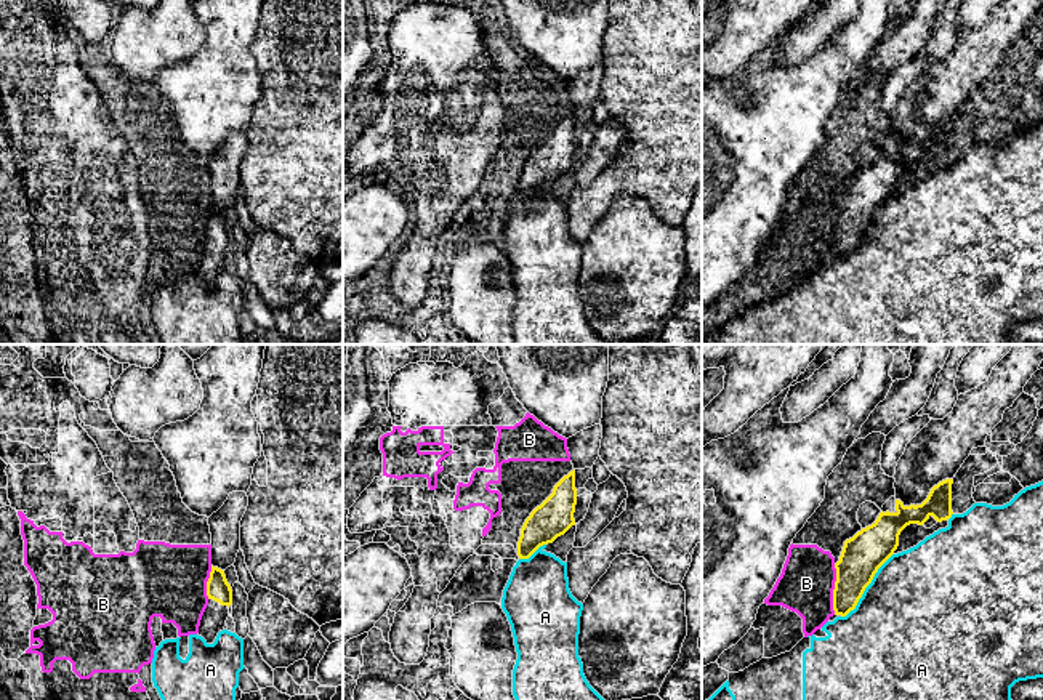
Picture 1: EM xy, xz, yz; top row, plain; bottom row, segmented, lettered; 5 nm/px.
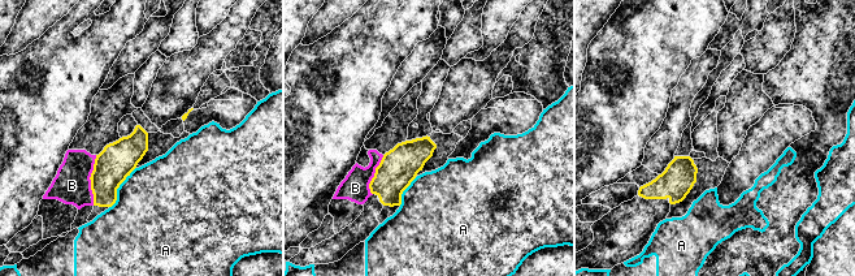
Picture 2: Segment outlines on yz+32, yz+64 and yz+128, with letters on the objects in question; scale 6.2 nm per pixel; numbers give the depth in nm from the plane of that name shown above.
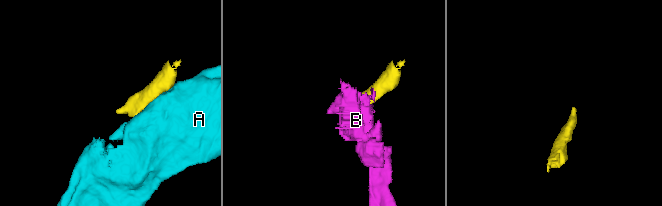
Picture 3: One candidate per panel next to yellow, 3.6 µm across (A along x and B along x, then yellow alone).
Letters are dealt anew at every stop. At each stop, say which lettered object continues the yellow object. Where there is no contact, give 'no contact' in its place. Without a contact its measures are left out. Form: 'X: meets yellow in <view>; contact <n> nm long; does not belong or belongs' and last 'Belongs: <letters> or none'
A: meets yellow in yz; contact 420 nm long; does not belong
B: meets yellow in yz; contact 260 nm long; does not belong
Belongs: none

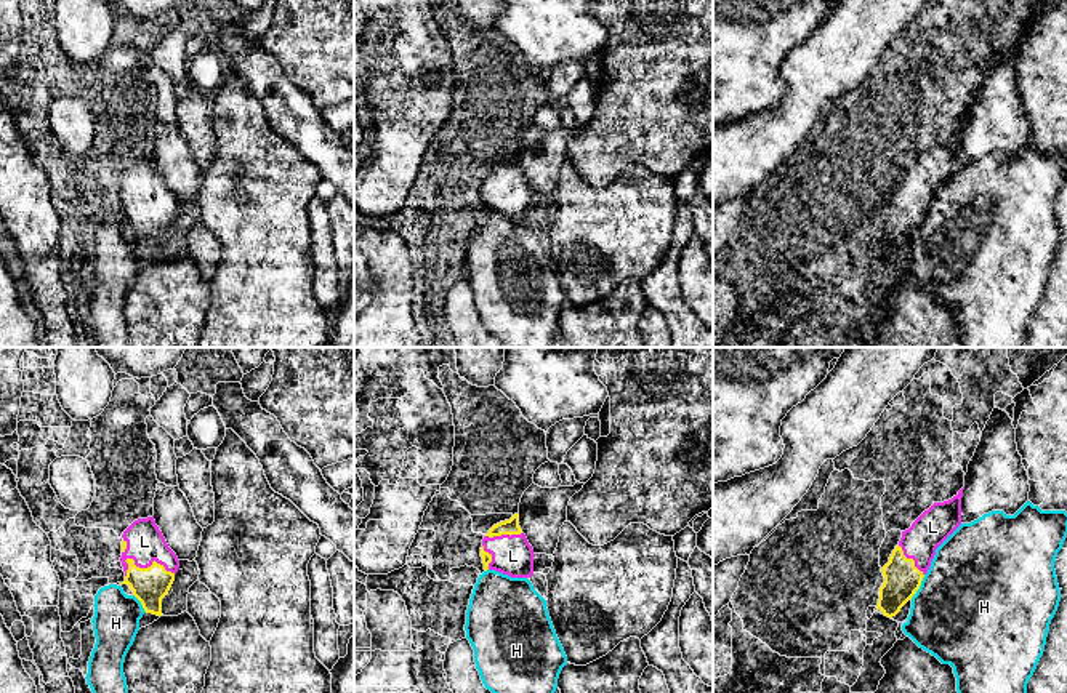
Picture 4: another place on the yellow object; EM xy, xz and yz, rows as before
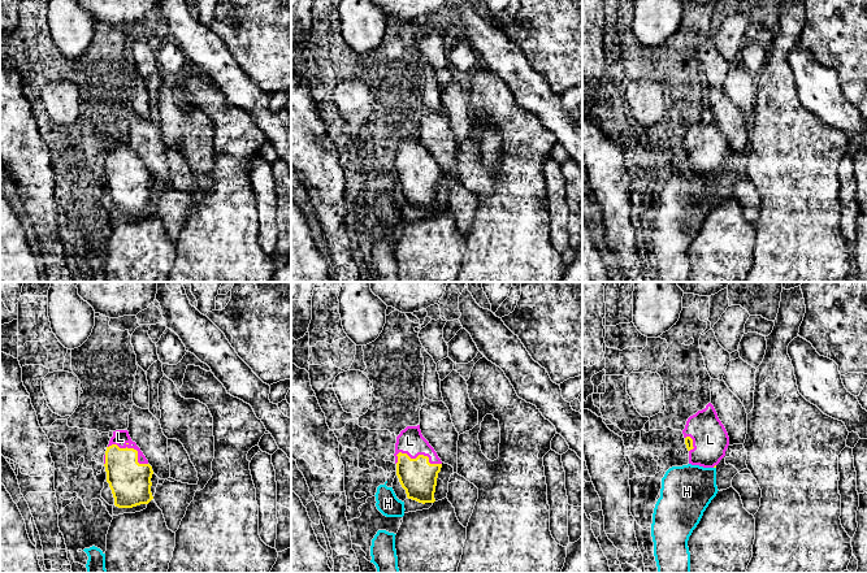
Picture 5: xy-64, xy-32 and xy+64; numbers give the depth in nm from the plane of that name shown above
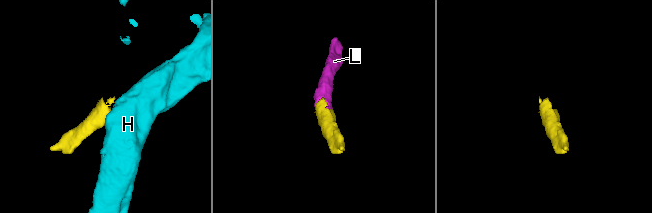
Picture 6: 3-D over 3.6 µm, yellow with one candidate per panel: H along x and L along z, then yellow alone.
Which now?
H: meets yellow in xy; contact 120 nm long; does not belong
L: meets yellow in xy; contact 260 nm long; belongs
Belongs: L

